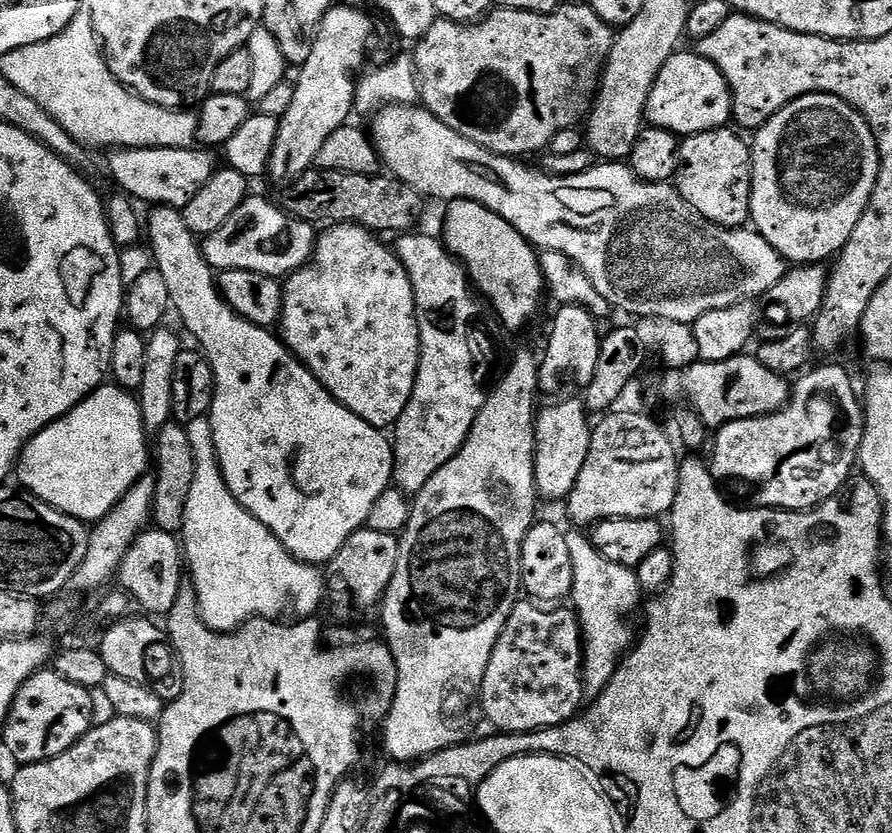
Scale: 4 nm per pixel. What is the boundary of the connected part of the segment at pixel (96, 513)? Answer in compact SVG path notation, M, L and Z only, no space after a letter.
M105 382L85 398L77 408L72 408L62 418L42 429L29 440L14 469L19 487L43 504L57 508L75 520L95 522L115 508L150 468L150 436L144 431L139 399L129 389Z

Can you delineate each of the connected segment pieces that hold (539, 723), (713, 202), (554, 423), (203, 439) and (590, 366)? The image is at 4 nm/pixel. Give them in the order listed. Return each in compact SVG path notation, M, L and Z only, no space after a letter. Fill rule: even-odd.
M536 602L516 603L494 646L494 654L490 654L478 697L479 707L484 707L485 718L496 727L493 729L497 733L538 732L576 719L586 700L582 679L583 642L580 619L571 607L556 606L549 610Z
M725 126L683 137L674 187L702 218L723 228L743 228L752 214L752 150L739 131L730 129Z
M564 398L559 402L552 402L549 408L541 407L536 417L536 453L534 454L534 478L539 499L567 501L570 490L574 490L574 482L578 482L578 474L582 474L582 466L586 466L586 454L590 450L592 428L588 419L589 413L580 398Z
M208 416L198 418L198 422L187 425L190 434L190 450L194 450L194 486L190 486L190 498L186 498L186 506L184 507L184 527L182 529L182 547L184 549L184 558L186 561L187 571L190 573L190 583L194 591L196 591L196 601L200 607L200 617L203 618L204 624L211 632L234 632L242 627L248 620L270 620L280 618L284 611L293 604L296 607L297 617L312 618L316 611L321 611L322 601L326 596L324 586L324 576L319 567L311 564L302 564L295 560L290 553L284 549L282 542L278 542L278 538L274 538L274 534L266 527L262 526L262 522L258 522L258 518L254 518L238 501L234 498L234 494L230 494L230 490L224 481L224 475L220 469L220 464L216 460L216 451L214 450L214 434L212 433L212 422Z
M563 305L555 310L552 333L548 336L548 345L540 360L540 391L545 397L552 396L548 398L572 394L575 388L577 391L590 386L590 378L594 378L594 370L598 367L598 350L602 339L601 329L596 329L597 319L586 309L578 305Z

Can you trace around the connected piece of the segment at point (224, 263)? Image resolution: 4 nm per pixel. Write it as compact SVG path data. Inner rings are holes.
M252 194L242 202L242 206L238 206L238 210L234 210L234 214L230 214L230 218L226 218L222 226L218 226L218 230L214 230L212 236L203 241L202 247L206 262L217 273L250 270L267 276L287 278L311 261L316 250L317 239L318 232L313 225L306 223L305 220L296 220L289 216L279 203L272 201L271 204L270 201Z

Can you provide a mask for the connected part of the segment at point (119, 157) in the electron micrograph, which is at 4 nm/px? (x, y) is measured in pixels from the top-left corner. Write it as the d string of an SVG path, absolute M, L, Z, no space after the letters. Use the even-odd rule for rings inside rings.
M196 146L190 148L118 148L109 156L112 157L108 160L108 172L116 179L116 184L120 187L117 189L127 194L133 201L145 200L148 206L184 209L193 200L194 194L198 194L198 190L202 190L202 186L210 182L214 171L213 153Z

